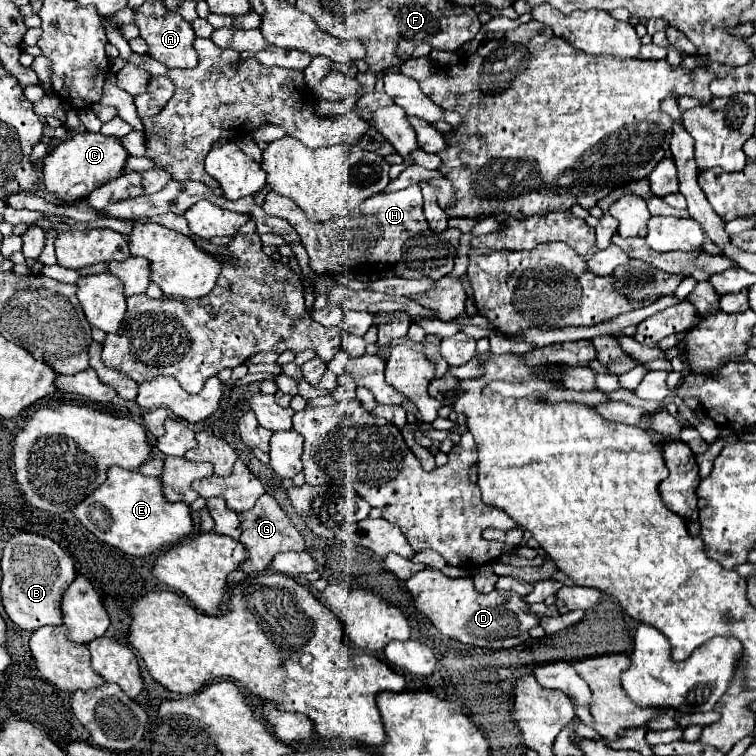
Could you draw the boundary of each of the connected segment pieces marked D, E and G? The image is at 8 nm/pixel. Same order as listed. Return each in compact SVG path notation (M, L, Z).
M421 570L407 580L407 590L415 600L415 608L423 612L443 636L459 640L463 644L473 644L479 648L513 648L529 640L529 630L539 626L543 614L529 610L523 598L515 592L493 590L491 594L479 594L473 588L471 578L449 578L439 570Z
M117 466L109 468L107 482L97 488L97 492L87 496L87 500L83 500L73 514L99 540L131 556L151 556L167 546L179 544L193 532L191 508L183 502L169 502L163 494L161 480Z
M263 494L257 504L251 510L239 512L239 520L243 526L243 534L241 534L241 544L247 548L249 558L245 560L245 564L241 564L241 570L247 574L263 574L269 570L275 554L281 552L303 552L305 550L305 540L303 536L297 532L297 528L291 524L289 516L283 512L283 508L277 504L277 500L269 494Z

